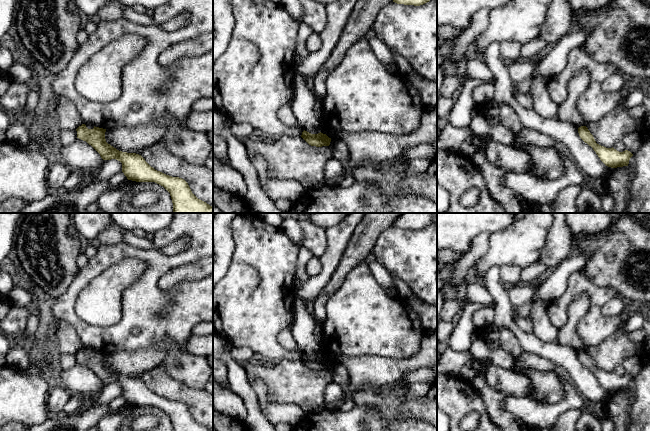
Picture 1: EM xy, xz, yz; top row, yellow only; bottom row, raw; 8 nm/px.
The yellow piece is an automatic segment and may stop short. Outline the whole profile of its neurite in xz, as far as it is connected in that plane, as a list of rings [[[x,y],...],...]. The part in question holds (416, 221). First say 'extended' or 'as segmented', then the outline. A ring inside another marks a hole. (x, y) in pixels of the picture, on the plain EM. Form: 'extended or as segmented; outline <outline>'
as segmented; outline [[[402,213],[393,226],[404,229],[420,230],[433,222],[433,213]]]

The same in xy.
as segmented; outline [[[82,348],[76,355],[77,362],[91,369],[103,384],[116,383],[120,385],[122,396],[128,404],[155,406],[163,410],[170,417],[173,431],[212,431],[198,423],[184,403],[157,395],[141,379],[122,376],[108,368],[105,363],[106,353],[95,350],[93,353],[88,353],[85,348]]]

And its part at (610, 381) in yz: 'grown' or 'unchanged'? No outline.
unchanged

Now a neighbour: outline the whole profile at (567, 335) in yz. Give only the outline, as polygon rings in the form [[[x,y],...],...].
[[[582,293],[570,304],[568,320],[564,327],[558,328],[558,343],[572,347],[576,351],[586,350],[586,346],[577,332],[580,319],[586,315],[590,305],[589,295]]]

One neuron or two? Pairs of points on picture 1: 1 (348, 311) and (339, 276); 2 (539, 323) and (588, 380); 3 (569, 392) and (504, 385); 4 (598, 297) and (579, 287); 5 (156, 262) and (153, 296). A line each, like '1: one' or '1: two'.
1: two
2: two
3: two
4: one
5: one

